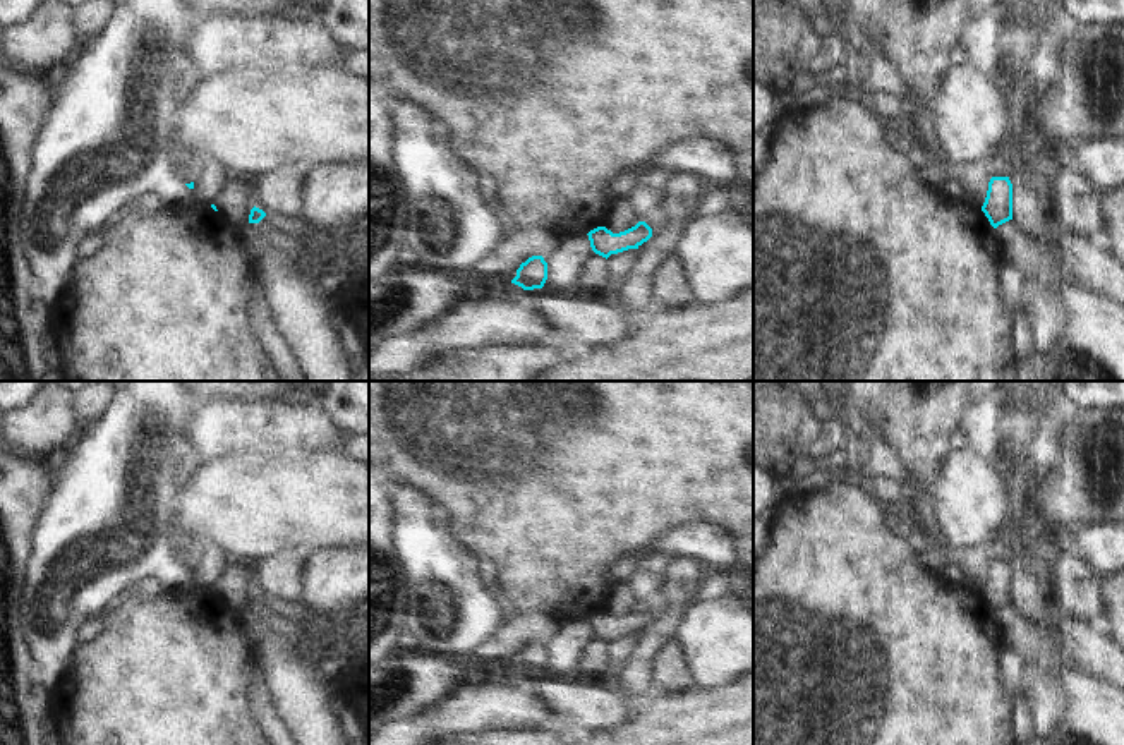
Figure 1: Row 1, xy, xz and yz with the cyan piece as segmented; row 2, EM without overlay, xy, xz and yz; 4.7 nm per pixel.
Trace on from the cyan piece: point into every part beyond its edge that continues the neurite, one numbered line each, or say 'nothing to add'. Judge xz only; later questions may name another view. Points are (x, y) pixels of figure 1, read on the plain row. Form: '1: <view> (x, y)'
nothing to add

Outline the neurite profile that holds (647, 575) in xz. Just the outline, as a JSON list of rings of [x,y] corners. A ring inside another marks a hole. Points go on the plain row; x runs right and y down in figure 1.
[[[652,553],[640,558],[633,568],[626,584],[638,606],[645,606],[654,597],[654,592],[662,582],[669,560],[671,558],[668,554]]]

